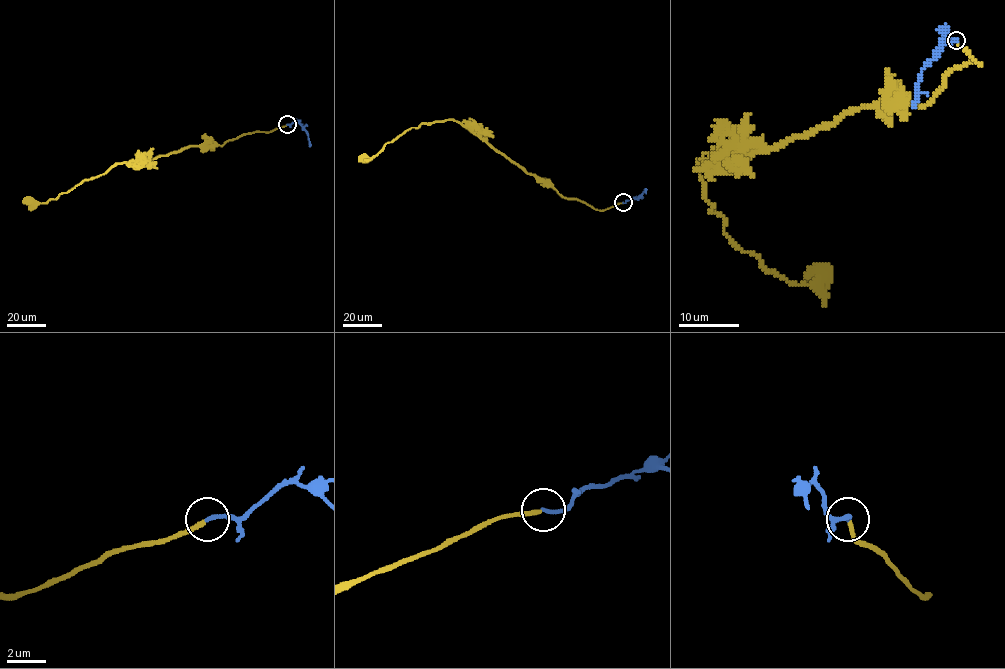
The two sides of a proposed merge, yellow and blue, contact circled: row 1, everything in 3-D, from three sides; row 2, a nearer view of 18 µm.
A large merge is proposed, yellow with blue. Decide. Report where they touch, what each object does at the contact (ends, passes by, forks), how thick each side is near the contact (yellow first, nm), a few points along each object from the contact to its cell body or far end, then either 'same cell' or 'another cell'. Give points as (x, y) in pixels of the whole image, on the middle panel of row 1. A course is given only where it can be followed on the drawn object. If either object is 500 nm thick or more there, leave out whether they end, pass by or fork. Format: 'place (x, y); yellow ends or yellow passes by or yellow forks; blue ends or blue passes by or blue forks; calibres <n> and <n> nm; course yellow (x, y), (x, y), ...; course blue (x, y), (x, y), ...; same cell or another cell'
place (623, 202); yellow ends; blue ends; calibres 220 and 220 nm; course yellow (623, 203), (600, 210), (562, 197), (548, 182), (527, 174), (450, 119), (411, 128), (376, 155), (363, 157); course blue (623, 203), (637, 199), (645, 189); another cell

